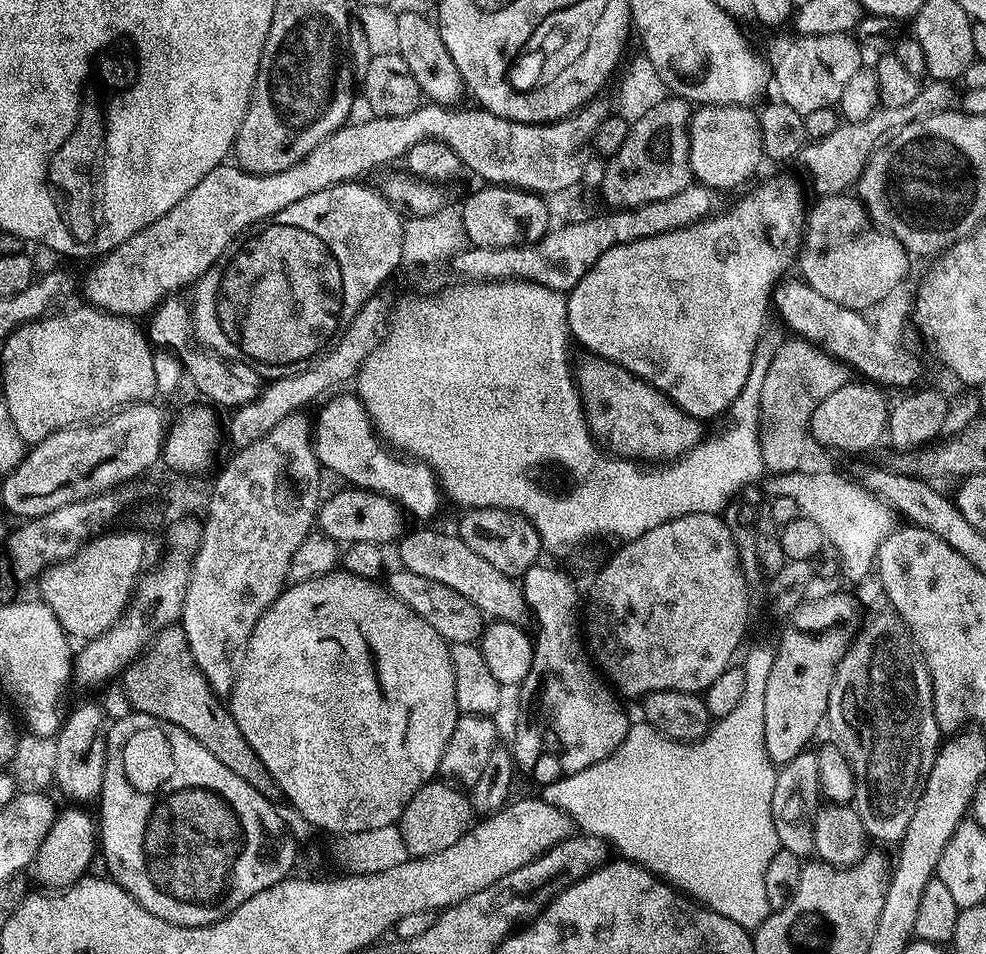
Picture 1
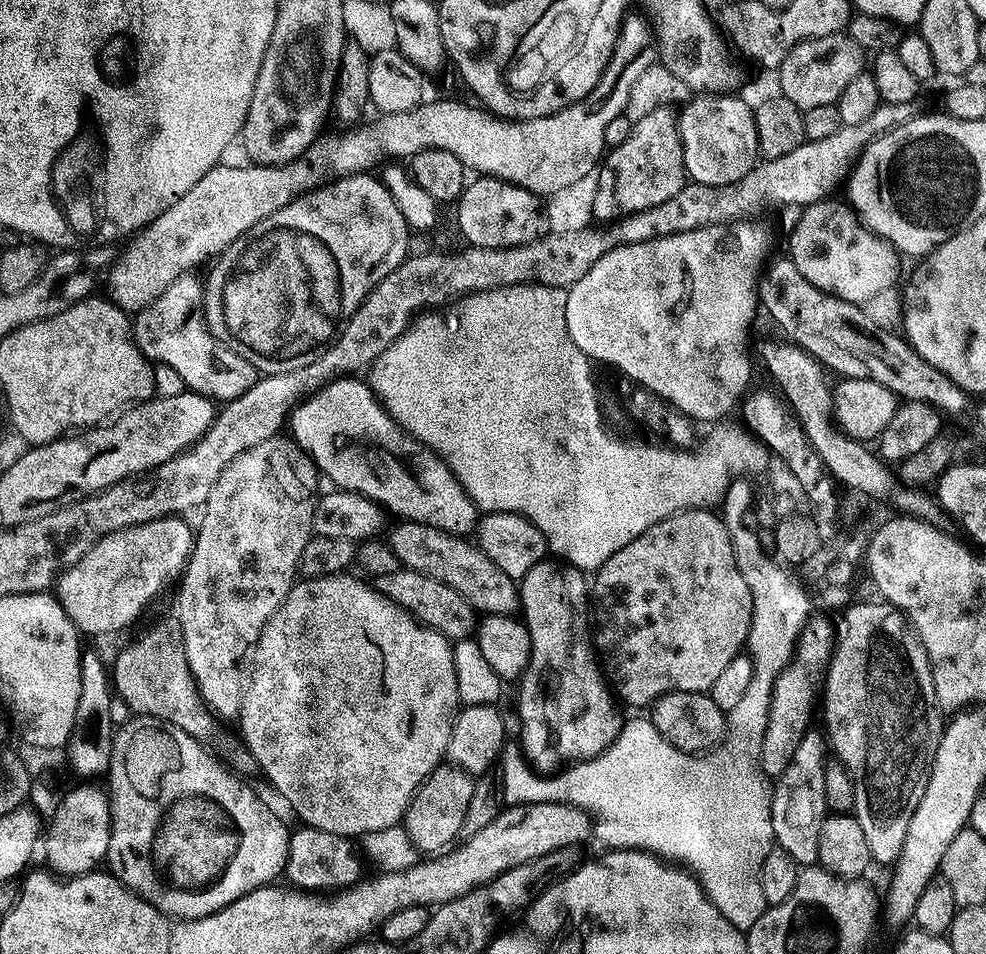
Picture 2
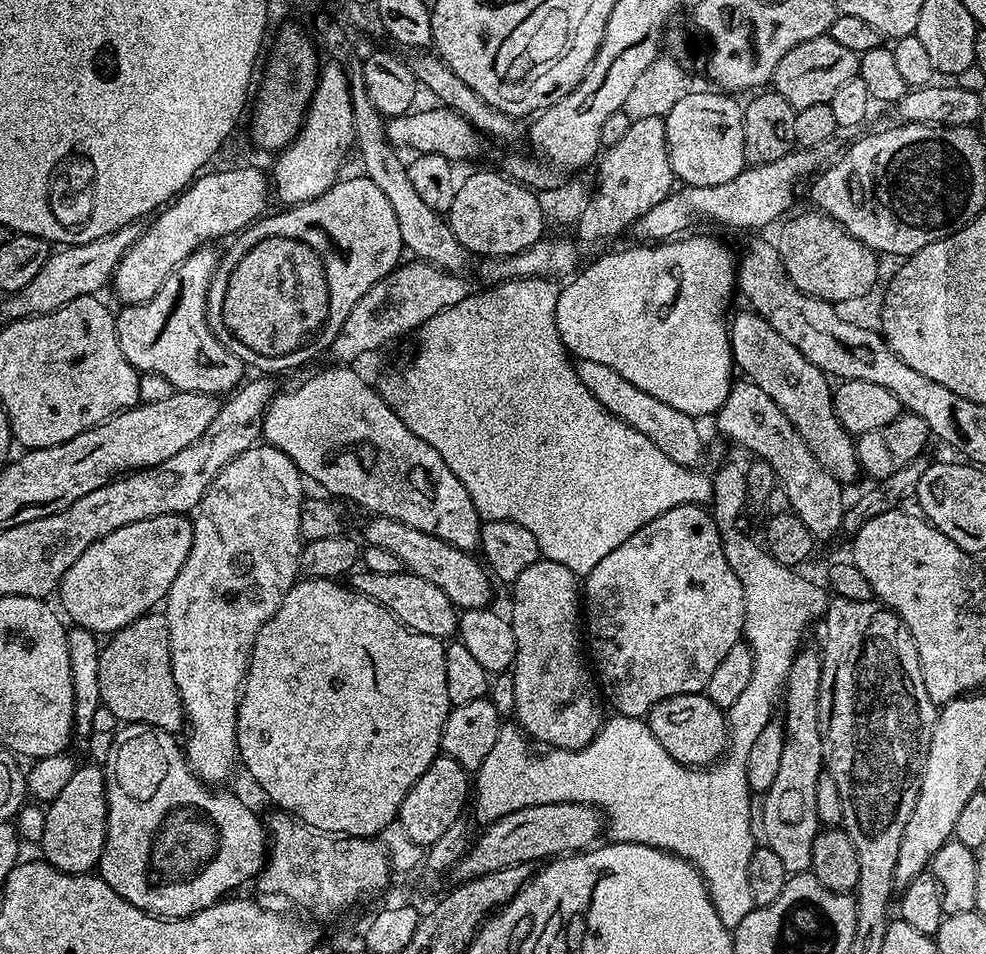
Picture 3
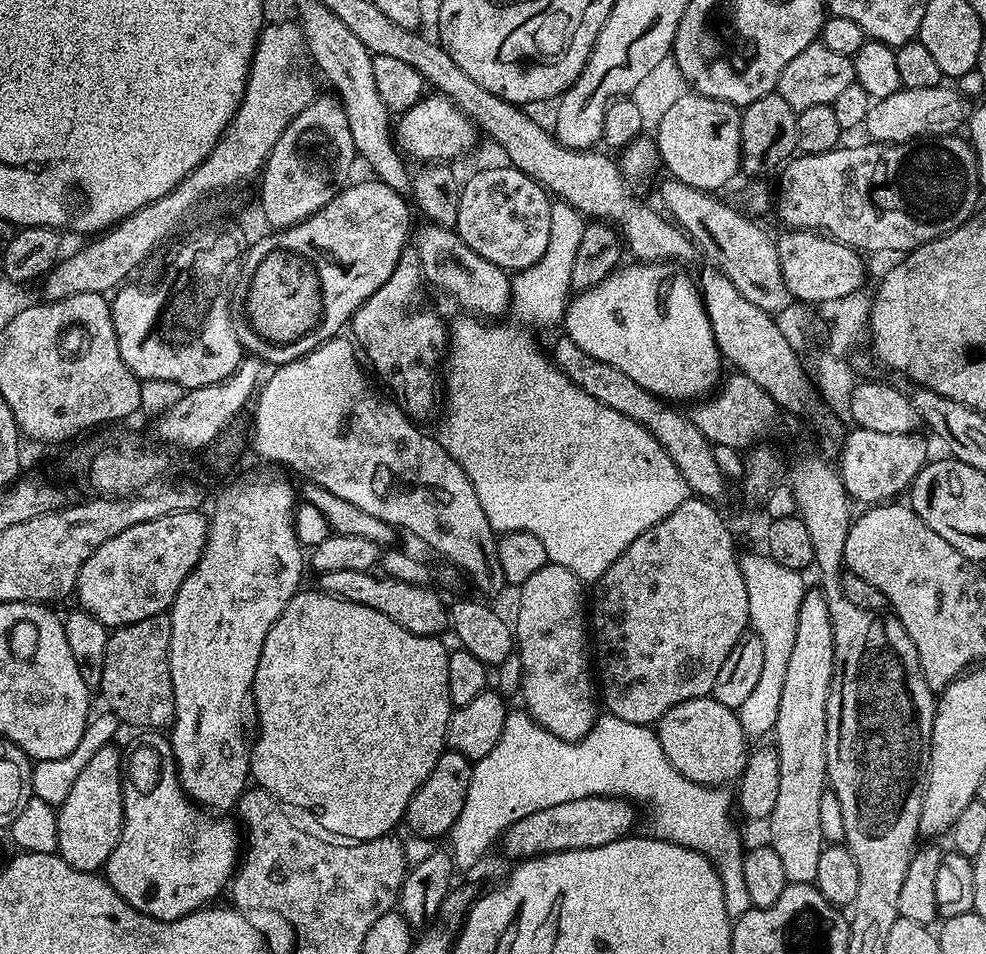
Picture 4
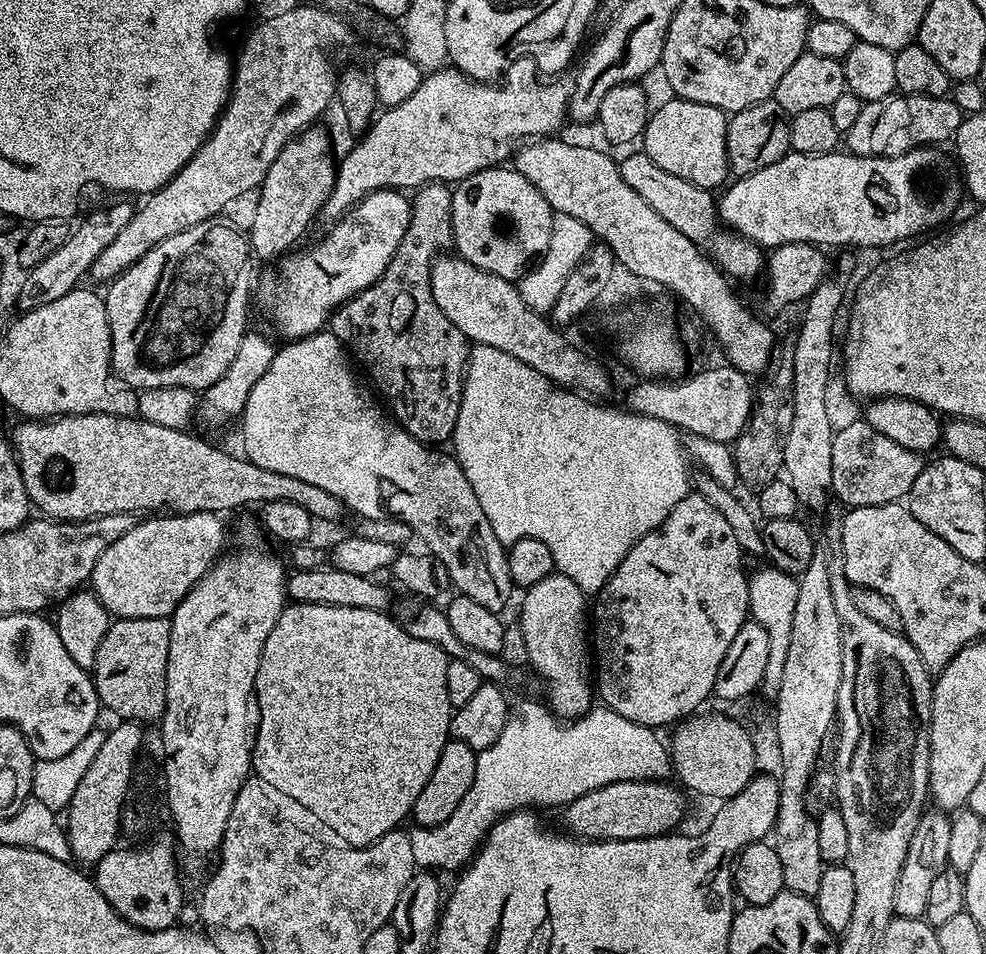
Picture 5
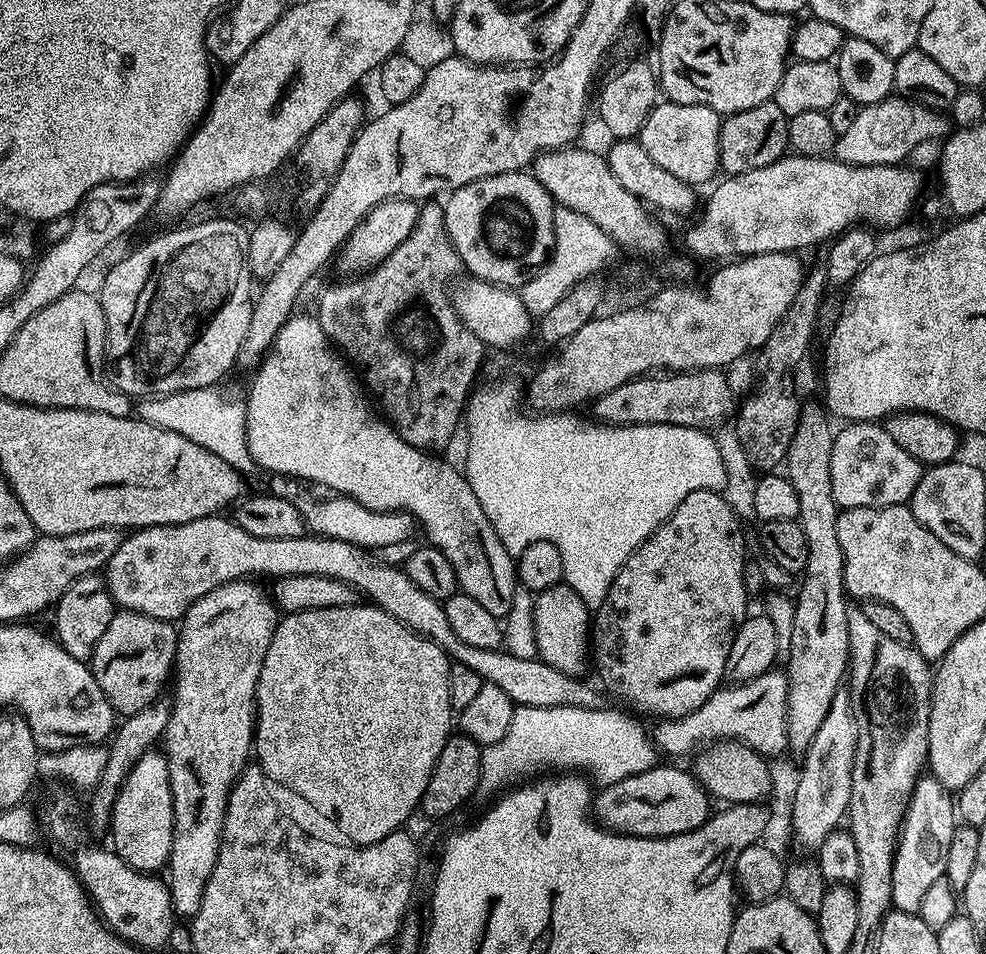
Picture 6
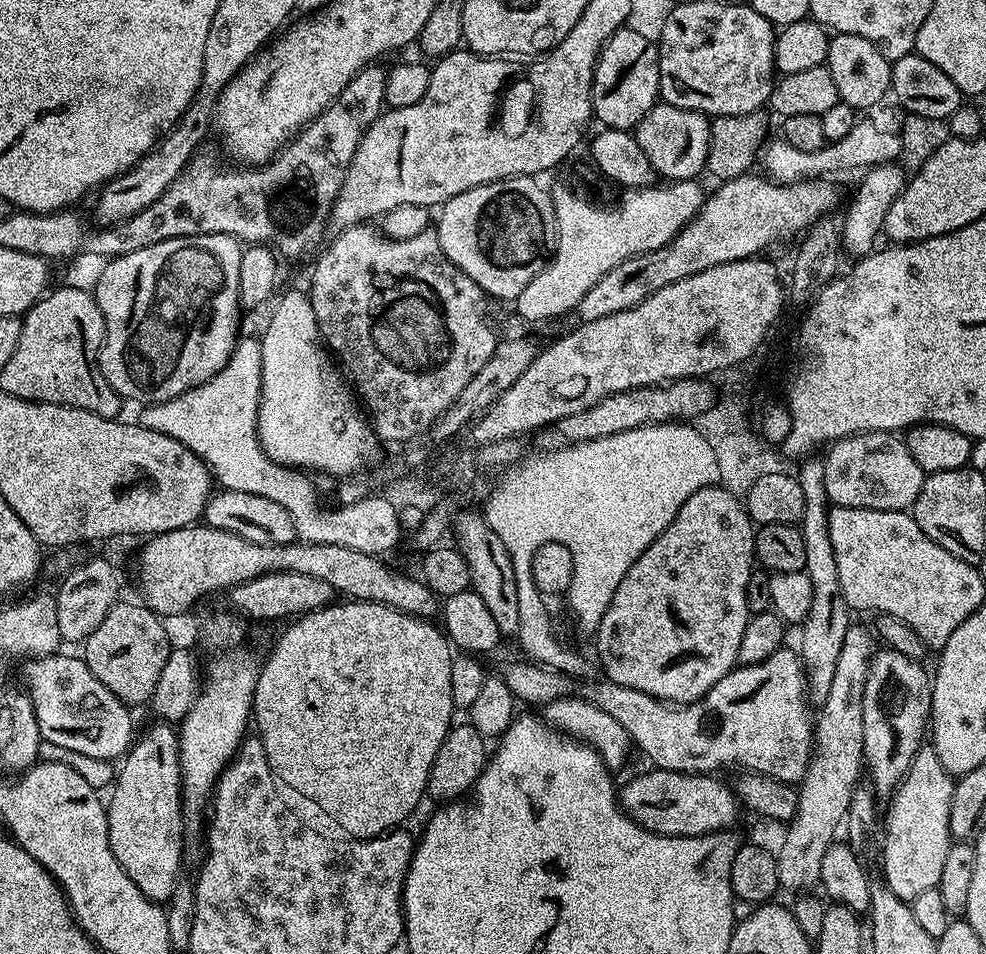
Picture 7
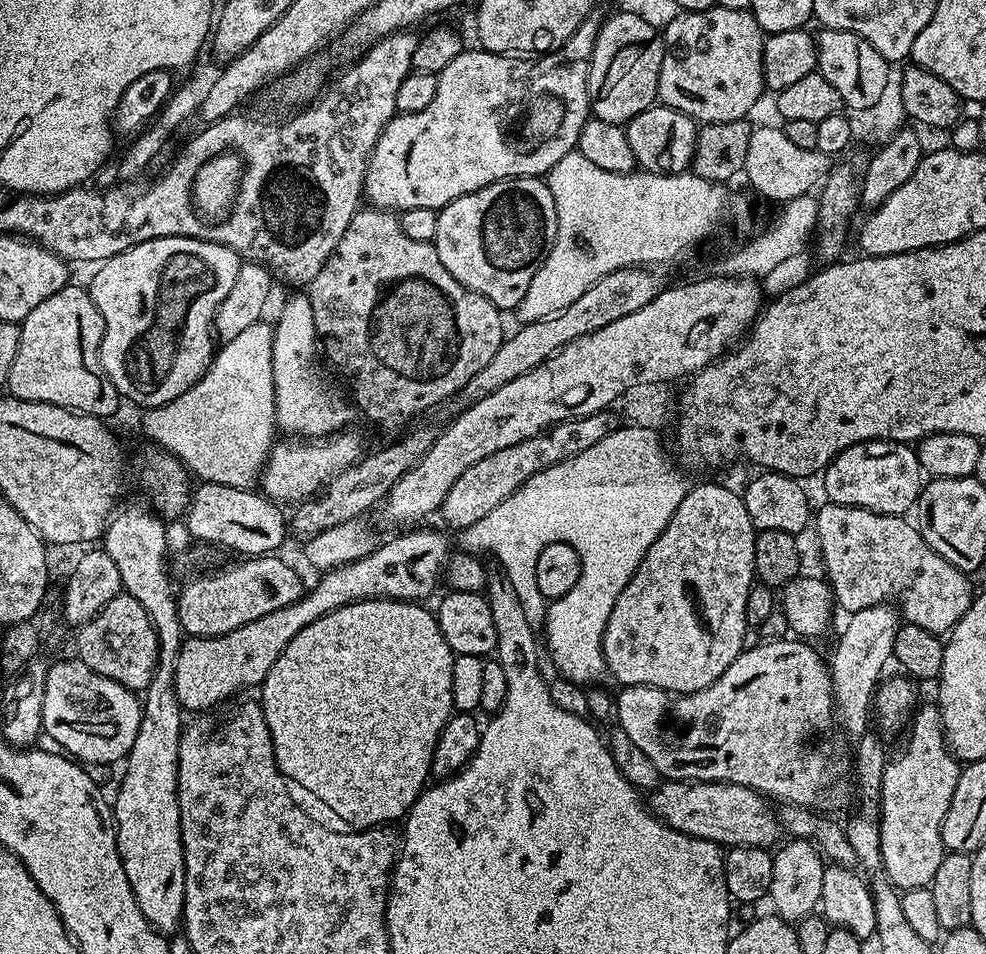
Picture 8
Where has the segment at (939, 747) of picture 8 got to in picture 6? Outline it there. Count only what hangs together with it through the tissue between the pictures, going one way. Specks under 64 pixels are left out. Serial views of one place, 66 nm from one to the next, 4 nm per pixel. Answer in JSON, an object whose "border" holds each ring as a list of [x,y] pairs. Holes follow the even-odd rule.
{"border":[[[931,774],[921,775],[920,781],[914,786],[912,797],[908,799],[908,809],[900,827],[900,835],[896,837],[890,889],[892,908],[895,911],[919,913],[922,897],[926,895],[930,885],[944,879],[946,854],[950,851],[950,842],[954,839],[957,826],[953,793]]]}

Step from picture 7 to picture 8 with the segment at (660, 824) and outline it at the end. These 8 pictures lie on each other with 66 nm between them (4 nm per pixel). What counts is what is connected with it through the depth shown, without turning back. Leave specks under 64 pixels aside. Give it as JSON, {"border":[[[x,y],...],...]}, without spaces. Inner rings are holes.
{"border":[[[664,780],[664,788],[656,788],[652,797],[647,797],[646,804],[657,820],[664,821],[668,827],[687,836],[702,836],[705,840],[721,846],[772,846],[777,843],[778,821],[775,811],[768,812],[769,801],[752,788],[741,788],[735,784],[702,782],[697,780]]]}

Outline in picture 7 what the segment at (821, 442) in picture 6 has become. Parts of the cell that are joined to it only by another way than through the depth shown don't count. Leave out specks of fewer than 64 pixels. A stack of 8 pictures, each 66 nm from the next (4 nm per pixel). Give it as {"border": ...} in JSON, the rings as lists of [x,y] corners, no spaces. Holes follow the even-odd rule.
{"border":[[[808,458],[798,471],[802,486],[802,518],[798,525],[802,542],[806,542],[806,566],[810,582],[813,583],[813,601],[810,602],[808,616],[799,625],[800,648],[798,655],[804,663],[804,675],[808,682],[808,695],[813,705],[824,703],[826,694],[830,694],[830,682],[834,682],[834,670],[838,667],[838,654],[842,650],[842,641],[846,639],[846,630],[850,627],[850,609],[842,598],[842,586],[838,586],[838,562],[834,562],[834,546],[830,546],[830,526],[828,513],[830,501],[826,494],[824,481],[824,462],[820,458]]]}

